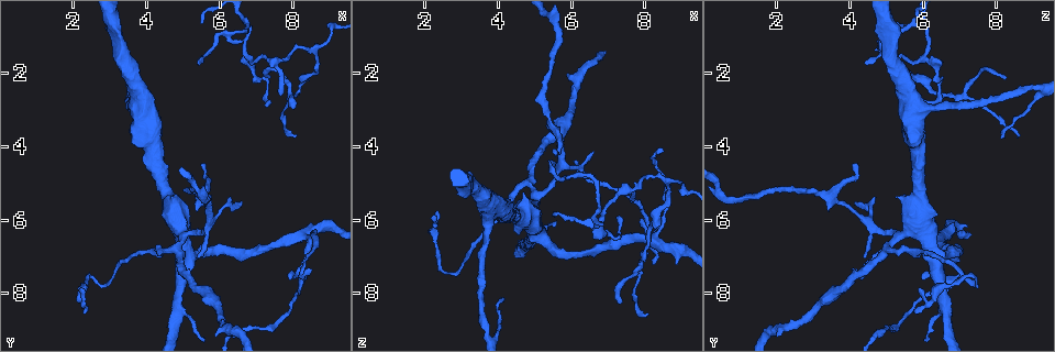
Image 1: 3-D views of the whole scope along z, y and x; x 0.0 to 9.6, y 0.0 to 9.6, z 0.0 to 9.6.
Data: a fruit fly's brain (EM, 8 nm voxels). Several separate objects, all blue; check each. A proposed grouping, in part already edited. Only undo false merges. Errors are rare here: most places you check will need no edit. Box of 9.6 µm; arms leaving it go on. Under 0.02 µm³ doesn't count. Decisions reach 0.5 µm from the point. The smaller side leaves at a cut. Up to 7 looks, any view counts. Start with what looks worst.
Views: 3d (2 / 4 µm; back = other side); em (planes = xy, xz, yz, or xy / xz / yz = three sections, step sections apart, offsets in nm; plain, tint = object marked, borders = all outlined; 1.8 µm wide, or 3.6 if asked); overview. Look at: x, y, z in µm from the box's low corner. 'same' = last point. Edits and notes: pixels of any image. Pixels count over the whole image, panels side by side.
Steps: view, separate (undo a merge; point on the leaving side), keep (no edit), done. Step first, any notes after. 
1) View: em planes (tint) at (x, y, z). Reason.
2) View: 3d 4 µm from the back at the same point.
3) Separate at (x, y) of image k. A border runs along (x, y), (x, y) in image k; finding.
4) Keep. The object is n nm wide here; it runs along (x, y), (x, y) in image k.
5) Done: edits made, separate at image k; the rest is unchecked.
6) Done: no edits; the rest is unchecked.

View: 3d 4 µm at (8.25, 6.50, 6.50). Thin arm on a thick one.

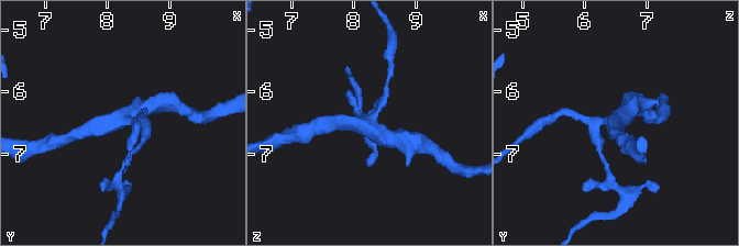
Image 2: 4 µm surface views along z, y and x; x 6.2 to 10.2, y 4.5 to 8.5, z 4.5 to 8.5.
View: em 3.6 µm planes (tint) at (8.25, 6.40, 6.55).

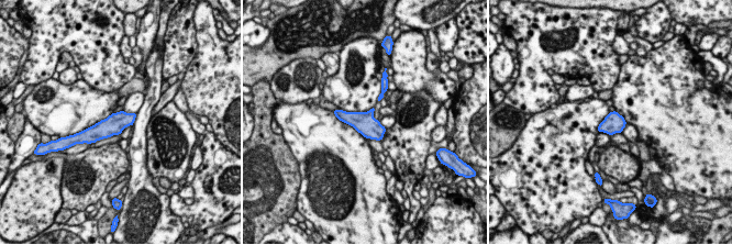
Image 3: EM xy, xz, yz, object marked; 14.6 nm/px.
Keep. 4 arms meet here; all the same cell.

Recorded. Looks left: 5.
View: 3d 2 µm at (6.80, 1.55, 6.00). Sharp bend.

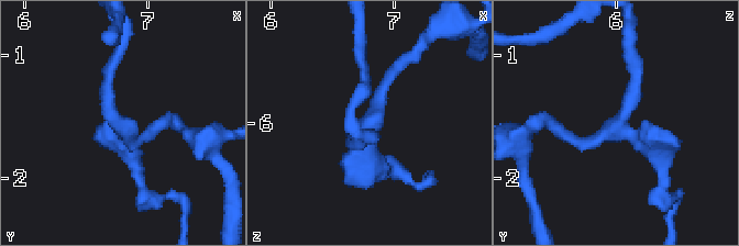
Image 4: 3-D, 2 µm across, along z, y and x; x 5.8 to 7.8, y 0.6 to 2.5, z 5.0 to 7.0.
View: em xy step 4 (tint) at (6.78, 1.56, 6.00). Now the EM.

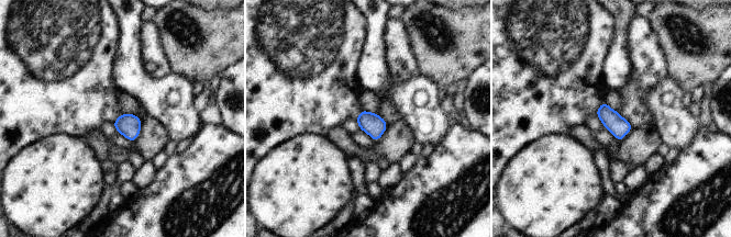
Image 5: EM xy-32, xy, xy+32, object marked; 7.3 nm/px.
Keep. All the same cell.

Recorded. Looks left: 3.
View: 3d 4 µm at (8.45, 1.30, 4.80). Abrupt turn.

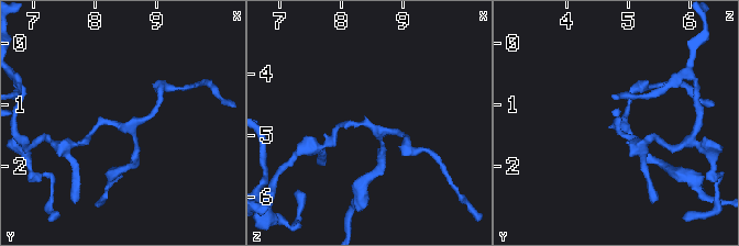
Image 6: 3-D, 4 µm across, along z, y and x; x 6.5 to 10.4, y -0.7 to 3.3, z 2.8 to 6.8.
View: em planes (tint) at (8.40, 1.30, 4.85). 3 arms meet here; need the tissue.

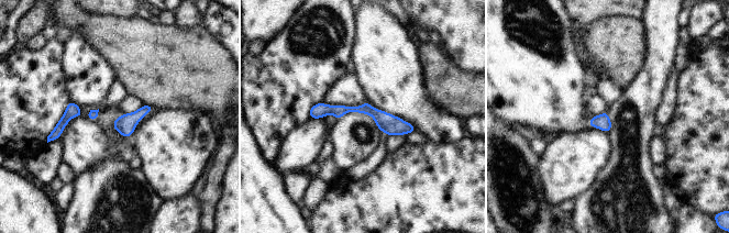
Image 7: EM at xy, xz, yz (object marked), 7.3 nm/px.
Keep. Continuous, no second cell.

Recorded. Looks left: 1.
Done: no edits; the rest is unchecked.

